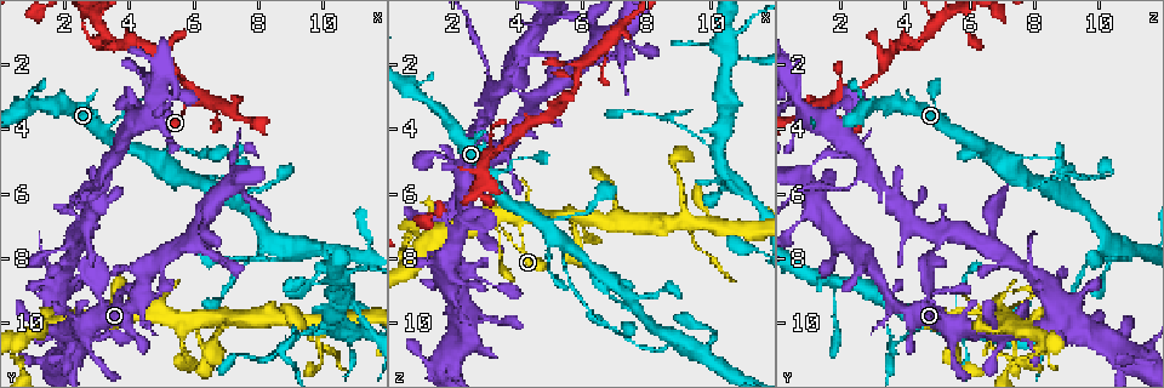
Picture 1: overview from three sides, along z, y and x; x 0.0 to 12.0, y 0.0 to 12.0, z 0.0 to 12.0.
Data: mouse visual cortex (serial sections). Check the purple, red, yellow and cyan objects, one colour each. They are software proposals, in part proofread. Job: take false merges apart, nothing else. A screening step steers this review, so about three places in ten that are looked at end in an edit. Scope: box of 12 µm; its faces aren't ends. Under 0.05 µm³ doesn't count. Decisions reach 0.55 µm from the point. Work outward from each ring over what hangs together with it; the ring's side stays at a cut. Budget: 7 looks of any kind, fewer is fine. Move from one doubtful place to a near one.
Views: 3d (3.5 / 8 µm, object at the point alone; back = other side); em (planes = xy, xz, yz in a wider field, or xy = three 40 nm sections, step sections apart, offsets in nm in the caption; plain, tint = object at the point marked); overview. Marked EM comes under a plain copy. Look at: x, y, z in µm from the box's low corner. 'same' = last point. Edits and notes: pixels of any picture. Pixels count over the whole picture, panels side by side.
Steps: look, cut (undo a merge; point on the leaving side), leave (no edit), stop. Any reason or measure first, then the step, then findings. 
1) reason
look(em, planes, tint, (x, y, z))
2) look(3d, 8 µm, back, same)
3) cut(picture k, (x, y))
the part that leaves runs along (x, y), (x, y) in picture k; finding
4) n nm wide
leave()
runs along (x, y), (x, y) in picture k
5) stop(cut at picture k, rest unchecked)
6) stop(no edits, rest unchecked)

abrupt turn
look(3d, 3.5 µm, (5.4, 5.7, 7.7))

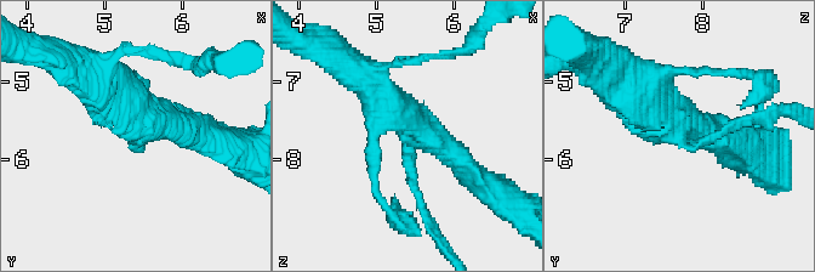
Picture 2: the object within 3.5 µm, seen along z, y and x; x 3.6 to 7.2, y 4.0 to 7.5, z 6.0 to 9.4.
3 arms; arms of 150, 350, 500 nm; shape alone is not enough
look(em, xy, step 5, tint, (5.45, 5.65, 7.65))

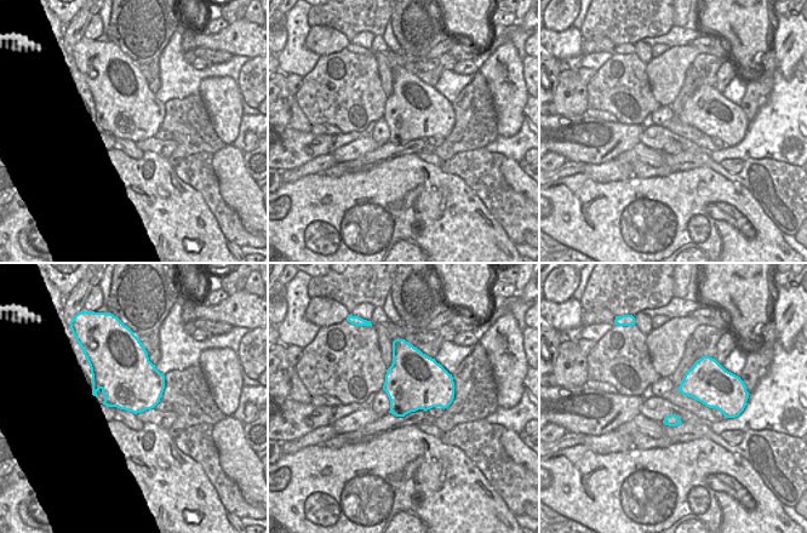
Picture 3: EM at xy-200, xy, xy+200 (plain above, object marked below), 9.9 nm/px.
leave()
runs along (363, 77), (474, 176) in picture 2; one cell here

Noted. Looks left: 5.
calibre changes
look(3d, 8 µm, (8.6, 8.0, 10.8))

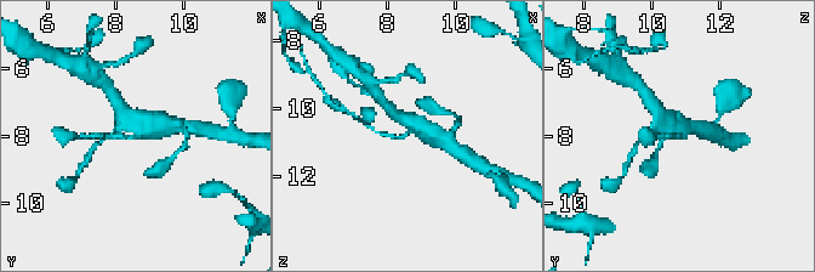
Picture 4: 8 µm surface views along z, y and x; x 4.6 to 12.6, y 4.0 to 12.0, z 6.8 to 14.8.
look(3d, 3.5 µm, (8.6, 8.1, 10.7))

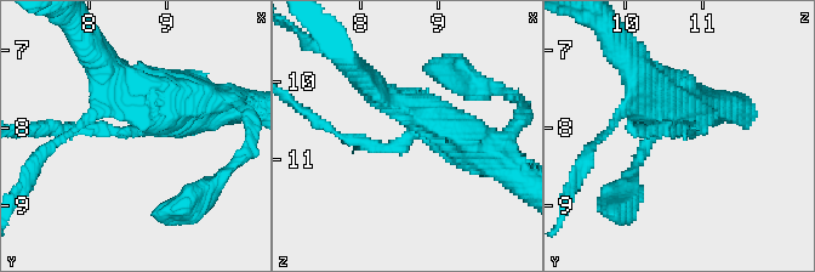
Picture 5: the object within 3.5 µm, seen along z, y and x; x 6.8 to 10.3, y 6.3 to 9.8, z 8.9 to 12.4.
arms of 150, 450 nm; shape alone is not enough
look(em, xy, step 3, tint, (8.55, 8.05, 10.80))

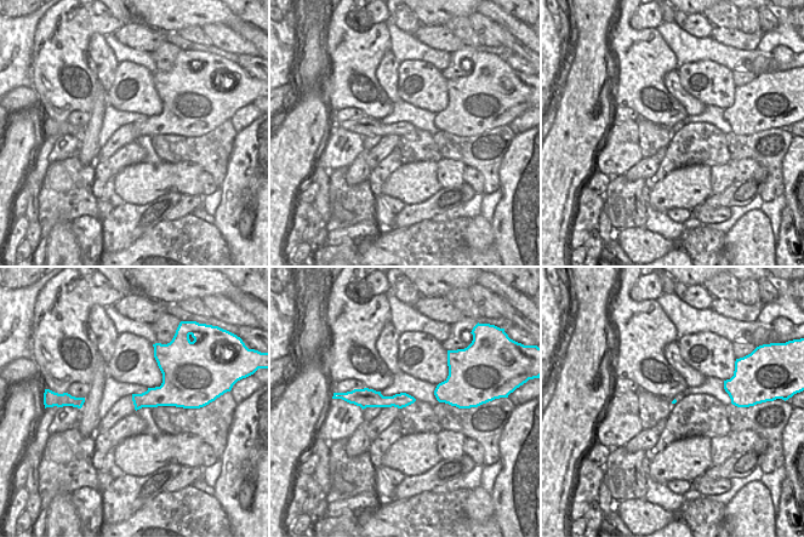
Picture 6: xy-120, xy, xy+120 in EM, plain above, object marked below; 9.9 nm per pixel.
150 nm wide
leave()
runs along (353, 395), (377, 400), (410, 400) in picture 6; all the same cell

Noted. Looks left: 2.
small branch off a trunk
look(em, planes, tint, (2.2, 10.6, 7.0))

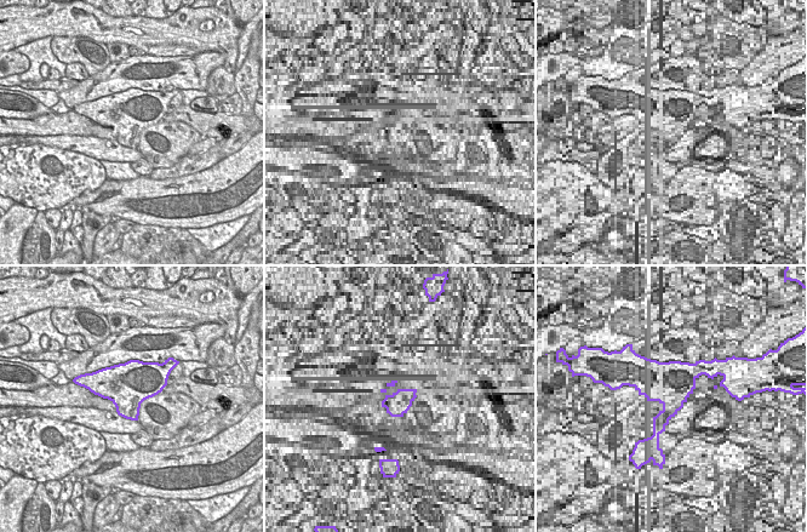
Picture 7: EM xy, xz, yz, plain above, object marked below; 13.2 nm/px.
look(3d, 3.5 µm, same)

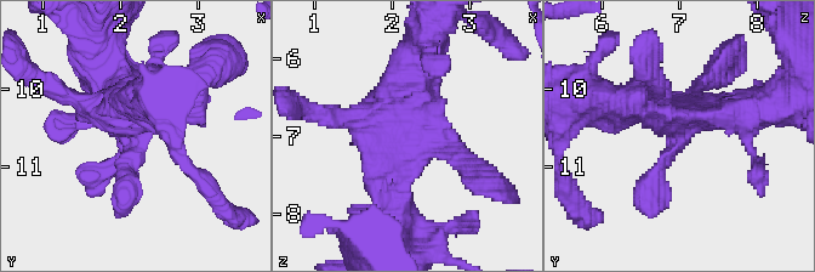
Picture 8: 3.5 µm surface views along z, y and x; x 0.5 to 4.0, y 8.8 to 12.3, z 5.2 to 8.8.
leave()
runs along (425, 47), (391, 156), (391, 196) in picture 8; continuous, no second cell

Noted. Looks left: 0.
stop(no edits, rest unchecked)

